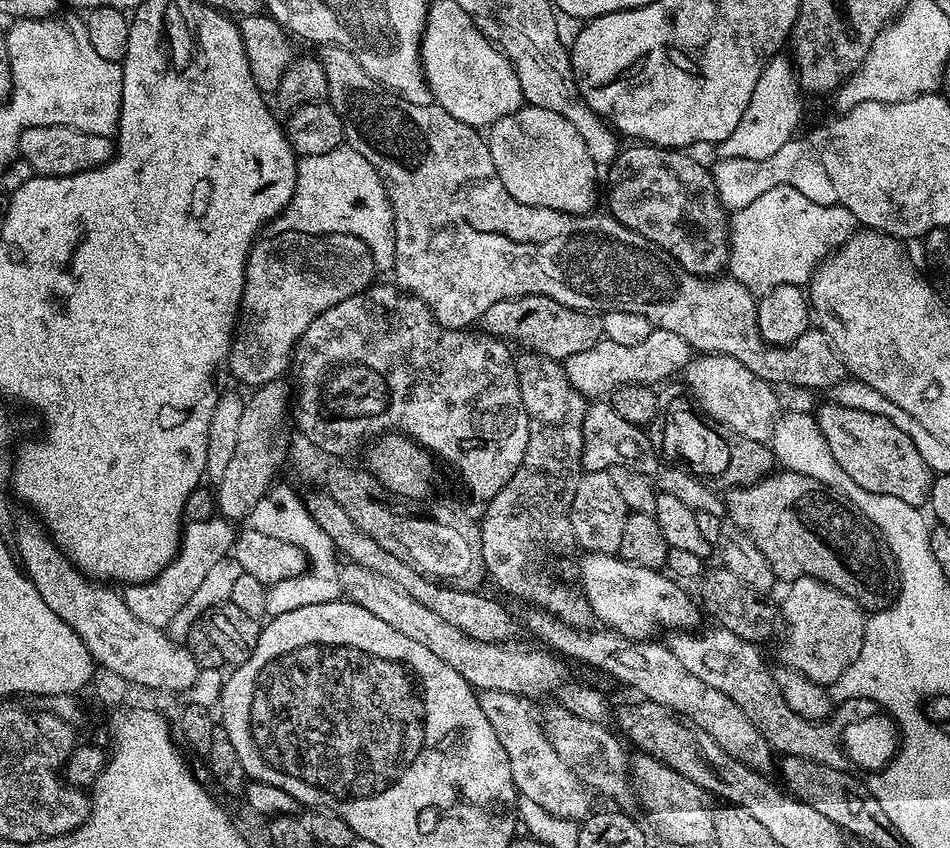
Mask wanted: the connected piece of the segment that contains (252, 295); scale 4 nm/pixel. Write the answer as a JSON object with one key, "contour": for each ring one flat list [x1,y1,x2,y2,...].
{"contour":[[277,232,268,234,268,237,266,236,257,239,252,249,248,252,248,265,246,266,246,278,244,279,244,303,240,305,238,323,232,338,232,345,228,348,228,359,226,361,226,368,232,371,233,378,240,384,249,384,249,389,252,390,271,380,281,379,285,375,284,371,289,371,292,349,296,347,296,343,302,338,306,326,310,326,310,322,314,322,314,318,318,318,318,314,330,310,330,306,338,306,338,302,342,302,346,298,361,292,363,288,368,287,369,284,373,283,375,276,372,275,377,275,378,272,376,264,372,261,371,250,359,238,350,234,339,232,333,236,307,236,301,232]]}

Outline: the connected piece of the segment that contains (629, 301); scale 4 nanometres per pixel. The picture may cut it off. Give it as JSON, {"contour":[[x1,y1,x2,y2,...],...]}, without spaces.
{"contour":[[326,44,319,49,318,59,322,70,326,70,326,82,328,83,326,100,332,105,338,118,342,118,347,147,358,150,358,154,362,154,375,166,376,173,380,176,380,181,384,184,384,189,388,195,394,218,396,257,392,260,391,271,396,272,395,283,403,288,408,295,416,296,423,304,426,304,432,312,432,320,440,327,464,330,472,324,475,325,480,317,486,314,486,310,490,310,490,306,494,306,494,302,513,300,516,296,549,296,566,306,593,314,603,314,610,310,630,310,630,314,642,314,642,318,649,320,653,326,662,330,670,330,670,334,678,334,678,338,686,341,697,353,717,352,723,356,738,358,738,362,742,362,742,366,746,366,746,370,754,370,754,374,758,374,758,378,762,378,767,384,773,386,789,384,792,388,830,390,835,384,839,384,841,380,845,379,846,369,842,358,836,352,836,348,830,342,828,335,818,326,809,326,800,337,789,344,782,346,768,344,759,333,758,314,756,313,757,297,750,290,746,290,746,286,739,284,735,278,727,278,728,280,724,280,725,278,705,278,687,272,672,257,664,255,655,244,642,238,642,234,622,226,622,222,615,220,611,214,571,216,565,212,555,212,549,208,535,208,518,202,509,194,506,186,502,186,502,178,498,178,494,158,490,158,487,139,477,129,471,128,466,122,458,122,458,118,446,114,446,110,442,110,435,102,415,104,401,100,397,93,389,92,377,80,370,78,370,74,366,74,366,70,362,70,358,58,354,58,354,54,350,54,350,50,340,48,336,44]]}

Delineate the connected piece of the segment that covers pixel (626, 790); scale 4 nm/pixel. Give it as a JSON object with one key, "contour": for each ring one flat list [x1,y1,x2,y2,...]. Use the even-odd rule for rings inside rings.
{"contour":[[552,702,548,709,543,709,542,723,544,732,550,738,550,746,558,750,558,758,566,762,566,766,589,789,597,788,616,800,624,800,630,796,630,756,624,753,620,740,610,732,604,724,586,722,586,718,578,718,578,714,570,714,559,702]]}

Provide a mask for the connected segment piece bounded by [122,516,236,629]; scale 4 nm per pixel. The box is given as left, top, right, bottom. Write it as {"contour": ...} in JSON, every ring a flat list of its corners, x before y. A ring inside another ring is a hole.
{"contour":[[215,516,205,522,189,521,181,531,180,548,171,563,152,580,125,587,122,595,130,607,130,612,142,622,149,623,150,626,167,629,174,620,174,616,188,603,190,597,201,585,209,569,218,560,231,553,235,537,235,527,224,517],[208,524,224,524,224,532,228,532,228,540,216,540,216,536,208,536,208,532,212,532]]}

